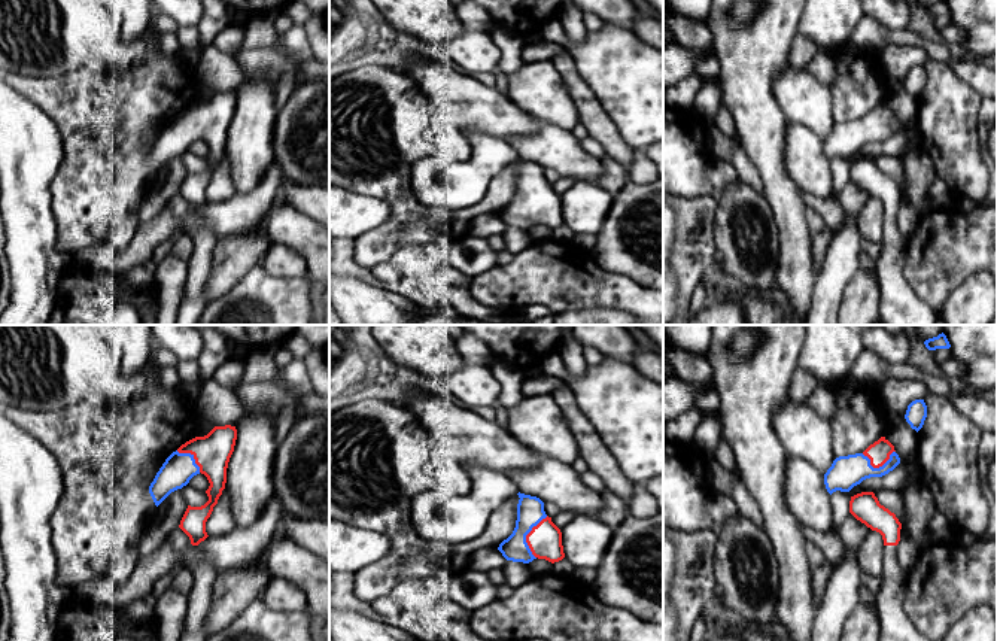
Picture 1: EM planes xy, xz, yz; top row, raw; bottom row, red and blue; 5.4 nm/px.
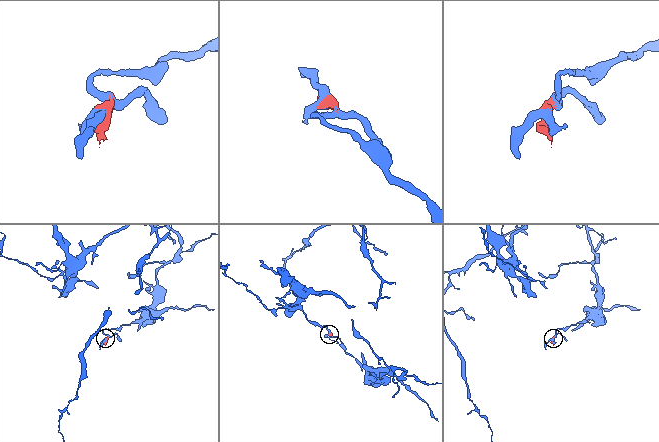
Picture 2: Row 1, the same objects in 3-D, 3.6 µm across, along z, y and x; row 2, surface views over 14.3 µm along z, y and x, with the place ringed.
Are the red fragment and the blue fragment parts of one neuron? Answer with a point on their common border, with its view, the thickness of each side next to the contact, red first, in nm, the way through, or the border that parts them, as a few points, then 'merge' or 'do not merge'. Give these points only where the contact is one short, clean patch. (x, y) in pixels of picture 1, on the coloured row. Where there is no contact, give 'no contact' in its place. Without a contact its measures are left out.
contact xz (526, 535); calibres 180 and 140 nm; merge

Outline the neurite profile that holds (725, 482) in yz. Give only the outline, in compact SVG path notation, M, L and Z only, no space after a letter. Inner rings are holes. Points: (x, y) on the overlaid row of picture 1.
M712 456L706 458L706 470L709 474L709 492L730 496L741 514L751 519L760 529L765 529L760 507L750 495L739 474L723 468Z

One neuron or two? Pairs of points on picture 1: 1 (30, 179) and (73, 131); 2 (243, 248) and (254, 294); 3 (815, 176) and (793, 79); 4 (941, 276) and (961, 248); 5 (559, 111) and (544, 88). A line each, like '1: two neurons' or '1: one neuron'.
1: two neurons
2: two neurons
3: one neuron
4: one neuron
5: one neuron

